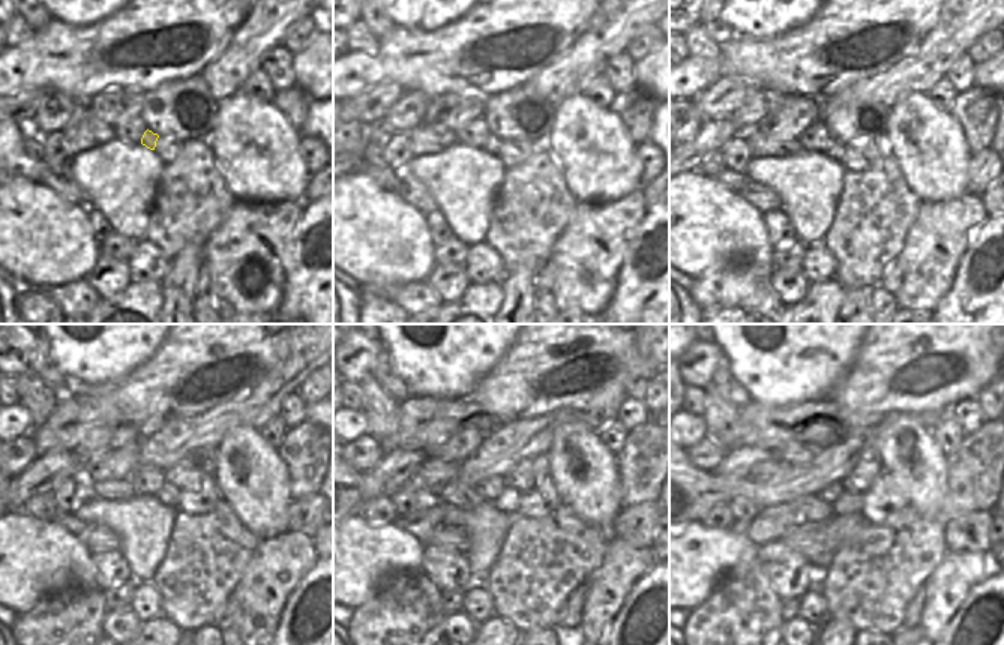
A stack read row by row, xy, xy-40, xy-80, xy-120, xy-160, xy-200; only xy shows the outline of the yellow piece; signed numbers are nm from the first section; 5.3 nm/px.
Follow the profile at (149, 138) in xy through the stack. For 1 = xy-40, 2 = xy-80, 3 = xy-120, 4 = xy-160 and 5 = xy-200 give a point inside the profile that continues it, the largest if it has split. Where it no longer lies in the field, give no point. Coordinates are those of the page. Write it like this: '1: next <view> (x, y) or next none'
1: next xy-40 (494, 143)
2: next xy-80 (835, 150)
3: next xy-120 (168, 494)
4: next xy-160 (508, 503)
5: next xy-200 (848, 503)

